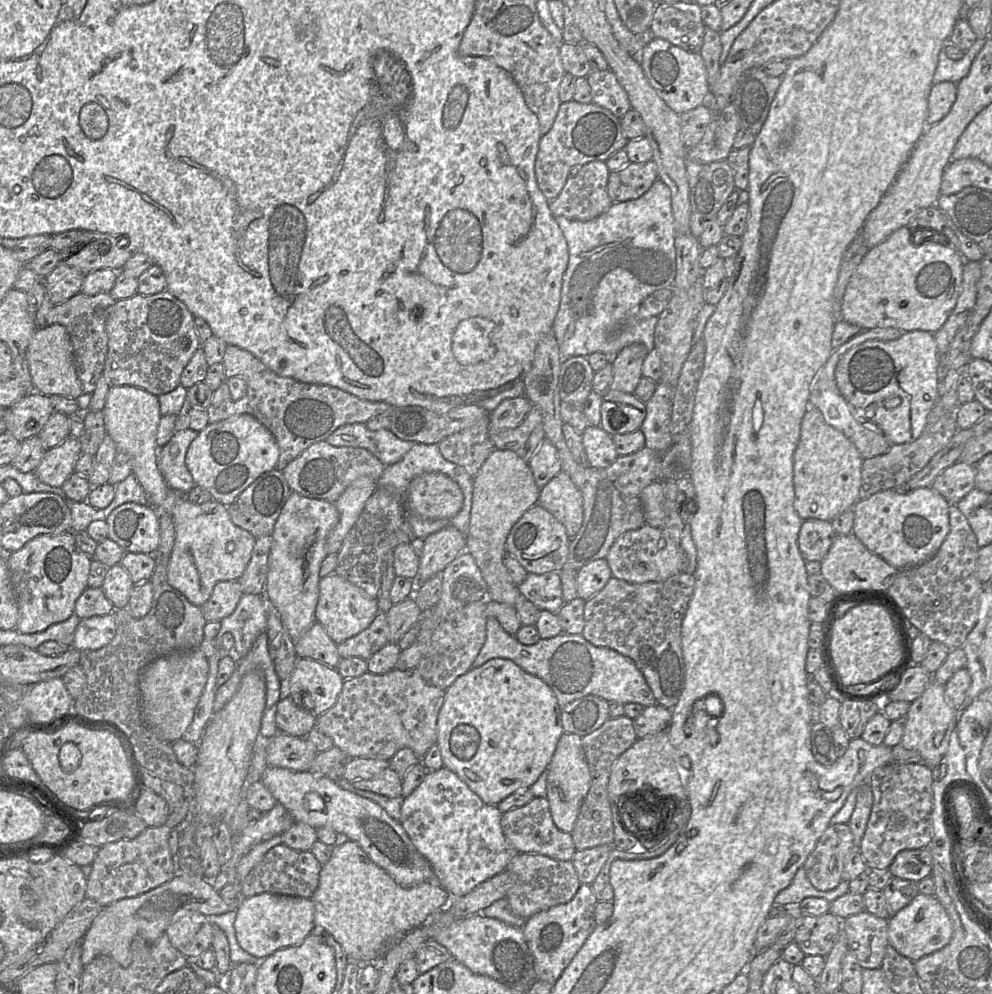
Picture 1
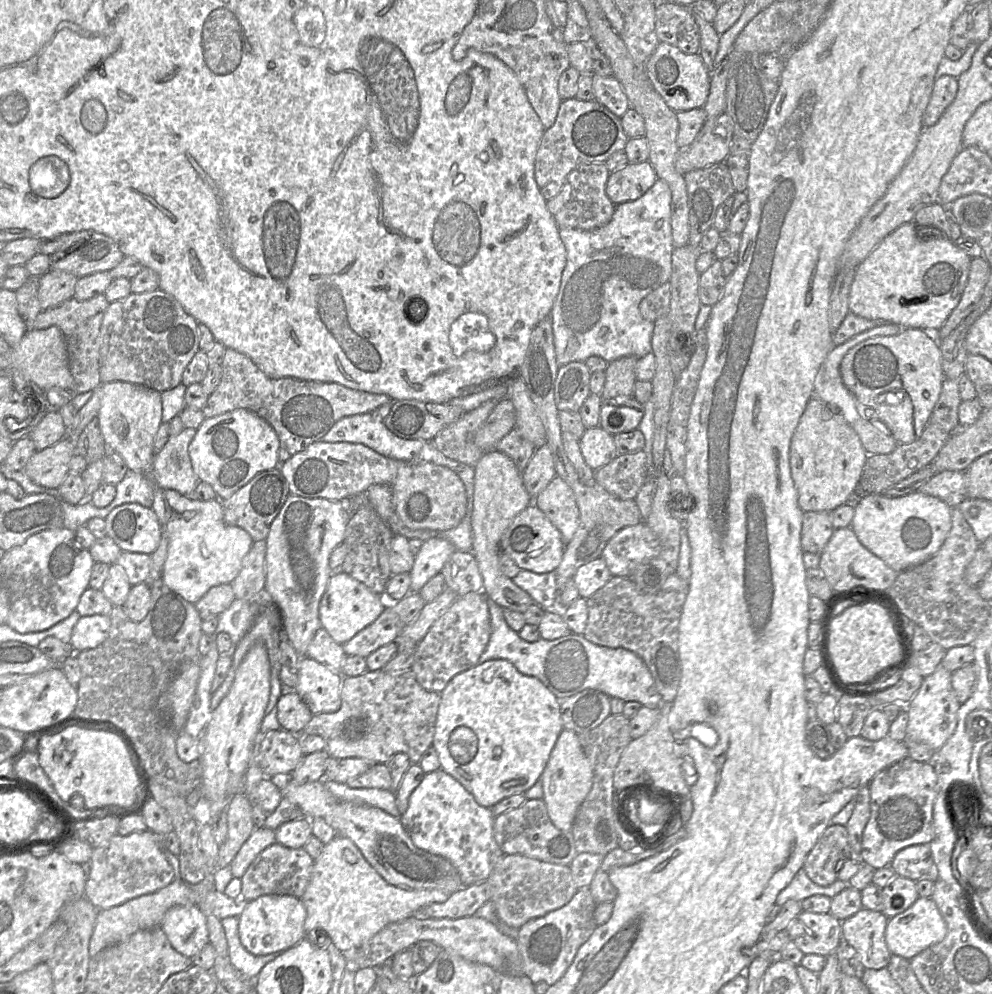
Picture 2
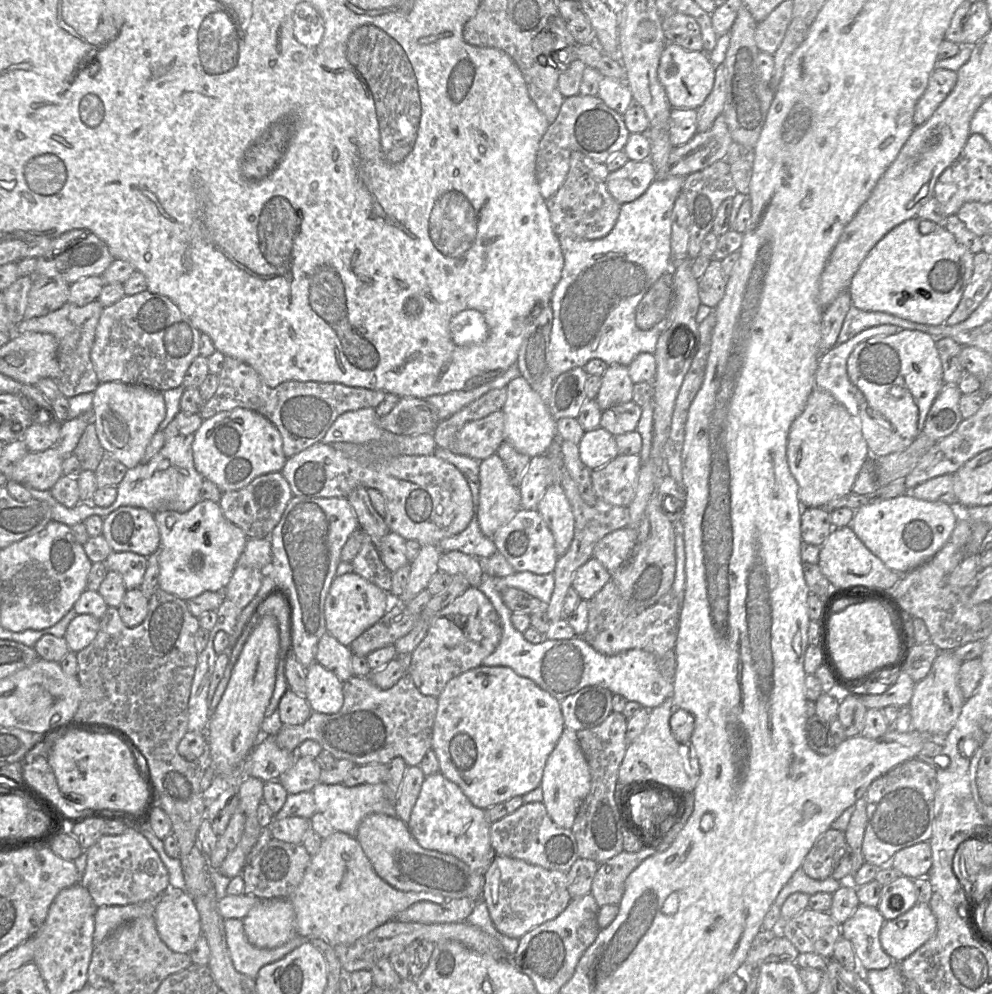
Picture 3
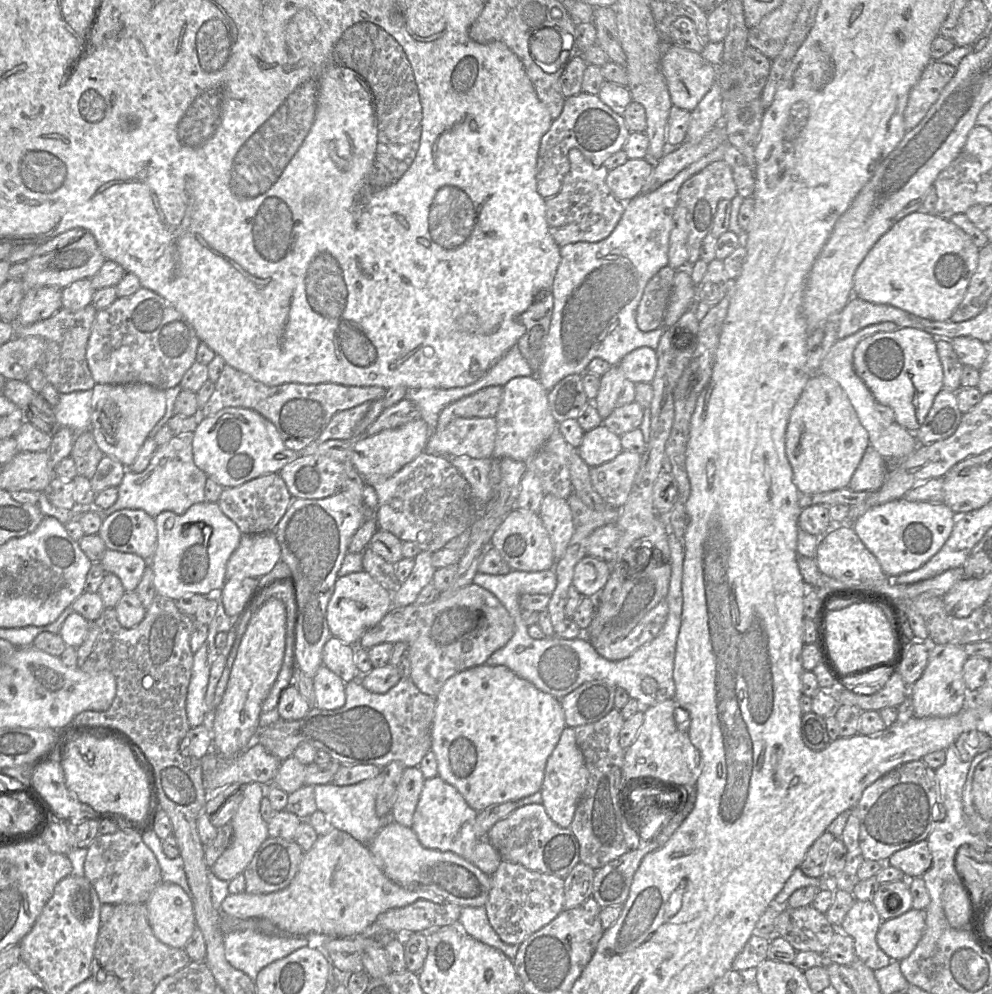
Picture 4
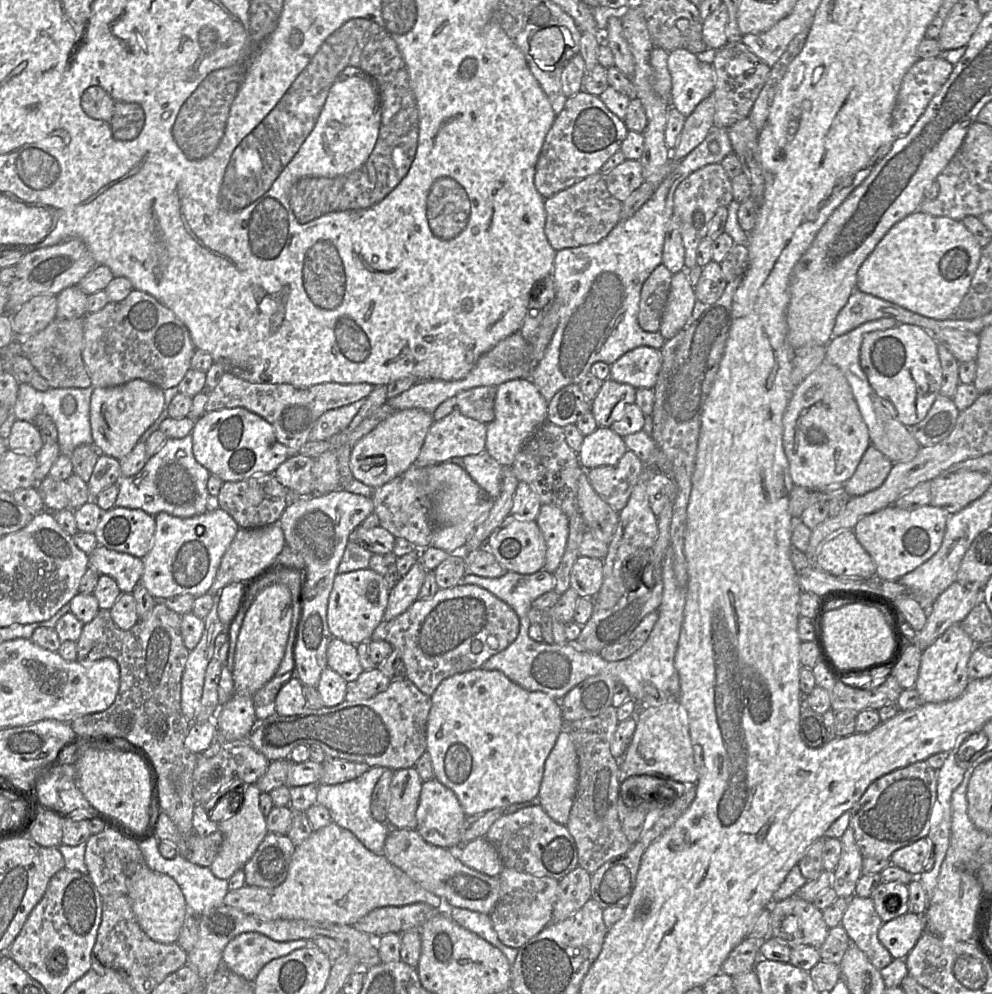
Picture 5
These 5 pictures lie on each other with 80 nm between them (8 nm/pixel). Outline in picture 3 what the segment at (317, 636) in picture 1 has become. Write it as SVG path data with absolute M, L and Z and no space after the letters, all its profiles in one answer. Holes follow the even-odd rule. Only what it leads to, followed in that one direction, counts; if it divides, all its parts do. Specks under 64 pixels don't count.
M327 632L317 644L315 661L345 682L354 676L351 666L352 656L353 653L349 646L341 644Z

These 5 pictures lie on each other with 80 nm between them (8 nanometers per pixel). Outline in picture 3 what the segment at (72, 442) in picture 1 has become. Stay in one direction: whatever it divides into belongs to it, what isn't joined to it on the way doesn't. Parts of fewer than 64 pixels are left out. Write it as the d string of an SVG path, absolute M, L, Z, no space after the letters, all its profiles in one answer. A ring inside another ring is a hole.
M50 447L40 452L29 451L18 462L8 479L20 483L25 487L32 487L37 490L50 490L63 475L62 462L64 457L55 447Z

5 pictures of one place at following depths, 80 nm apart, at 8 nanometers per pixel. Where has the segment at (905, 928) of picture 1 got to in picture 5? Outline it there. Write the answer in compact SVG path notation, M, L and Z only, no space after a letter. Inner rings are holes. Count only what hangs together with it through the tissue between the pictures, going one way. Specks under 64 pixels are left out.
M907 912L883 923L878 938L894 959L906 959L925 930L924 915Z

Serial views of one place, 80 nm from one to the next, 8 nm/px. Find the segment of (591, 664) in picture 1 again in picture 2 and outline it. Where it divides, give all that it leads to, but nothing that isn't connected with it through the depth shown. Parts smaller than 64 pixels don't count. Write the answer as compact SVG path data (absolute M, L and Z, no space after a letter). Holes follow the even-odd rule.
M489 598L487 602L491 635L478 664L490 660L507 660L522 674L538 678L559 701L583 690L593 689L610 698L620 698L625 702L637 701L647 707L660 707L663 703L651 672L637 654L626 649L597 646L583 635L573 633L554 640L541 638L537 642L528 643L508 626L503 608Z

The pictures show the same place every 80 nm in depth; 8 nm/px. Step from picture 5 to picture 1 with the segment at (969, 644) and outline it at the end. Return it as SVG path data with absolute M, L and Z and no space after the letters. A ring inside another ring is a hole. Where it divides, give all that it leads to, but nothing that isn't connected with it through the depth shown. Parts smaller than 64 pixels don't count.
M932 680L922 695L910 704L906 714L906 726L899 744L918 752L923 763L934 768L946 754L951 733L956 728L957 722L958 711L949 704L945 696L945 685Z

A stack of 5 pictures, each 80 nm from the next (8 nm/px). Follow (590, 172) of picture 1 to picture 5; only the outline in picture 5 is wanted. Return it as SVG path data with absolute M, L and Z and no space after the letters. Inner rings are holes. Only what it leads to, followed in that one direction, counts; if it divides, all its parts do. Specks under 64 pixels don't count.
M592 174L572 186L546 198L545 235L555 251L597 243L621 220L622 202L608 191L605 175Z

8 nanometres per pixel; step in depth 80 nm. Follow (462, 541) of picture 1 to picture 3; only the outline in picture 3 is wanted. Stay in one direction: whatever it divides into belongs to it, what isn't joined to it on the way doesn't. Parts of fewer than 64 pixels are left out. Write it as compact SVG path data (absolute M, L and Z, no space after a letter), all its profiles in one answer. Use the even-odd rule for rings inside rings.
M436 545L422 546L418 556L410 563L408 583L399 599L409 603L421 591L427 589L432 576L439 571L438 561L442 552Z

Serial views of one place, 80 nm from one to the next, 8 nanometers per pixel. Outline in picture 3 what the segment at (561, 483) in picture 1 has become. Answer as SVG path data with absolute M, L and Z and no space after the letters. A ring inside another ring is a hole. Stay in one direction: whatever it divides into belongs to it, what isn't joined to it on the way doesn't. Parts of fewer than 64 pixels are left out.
M560 484L550 485L546 489L537 511L553 534L558 557L563 556L574 538L575 517Z

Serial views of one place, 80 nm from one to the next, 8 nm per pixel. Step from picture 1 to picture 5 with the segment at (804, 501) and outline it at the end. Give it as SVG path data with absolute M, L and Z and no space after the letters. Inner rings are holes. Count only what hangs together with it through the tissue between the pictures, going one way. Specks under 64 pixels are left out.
M824 360L798 384L783 415L783 447L794 486L843 486L870 445L867 426L841 370Z

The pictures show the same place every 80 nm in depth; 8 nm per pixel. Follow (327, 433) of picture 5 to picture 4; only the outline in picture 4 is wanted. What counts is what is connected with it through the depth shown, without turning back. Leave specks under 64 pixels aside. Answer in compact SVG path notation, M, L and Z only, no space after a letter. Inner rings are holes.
M366 401L350 409L337 412L316 441L343 440L353 437L355 426L364 417L372 402Z

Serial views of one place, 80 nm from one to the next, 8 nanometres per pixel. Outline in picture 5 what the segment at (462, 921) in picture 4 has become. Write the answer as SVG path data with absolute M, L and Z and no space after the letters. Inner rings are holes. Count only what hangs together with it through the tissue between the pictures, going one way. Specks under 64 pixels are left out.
M444 906L438 909L440 914L448 915L456 924L462 928L478 935L496 948L507 958L510 965L516 959L518 949L504 945L498 938L489 915L453 906Z

